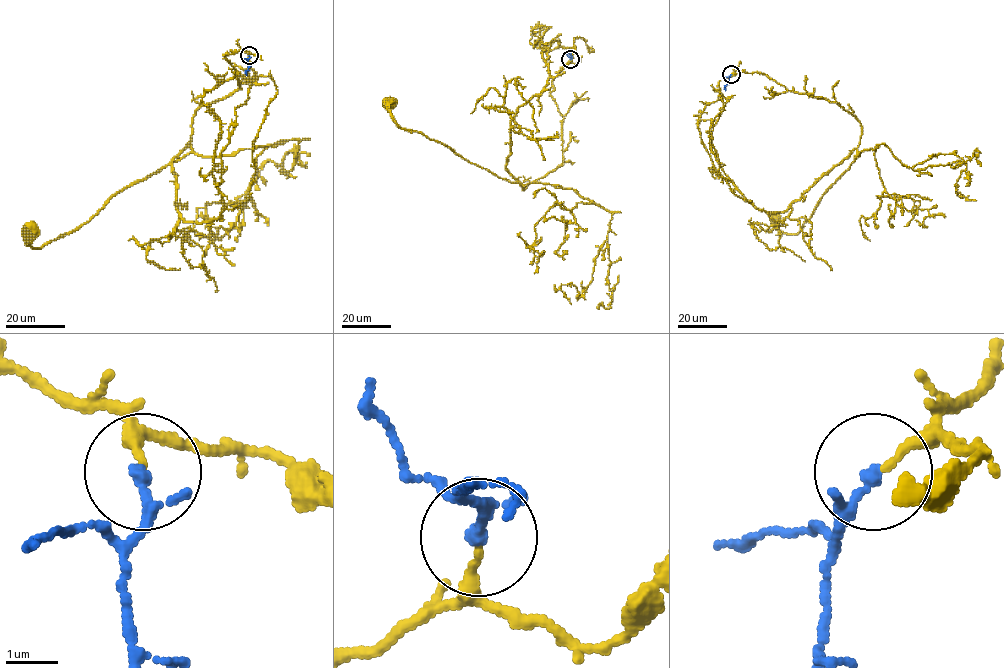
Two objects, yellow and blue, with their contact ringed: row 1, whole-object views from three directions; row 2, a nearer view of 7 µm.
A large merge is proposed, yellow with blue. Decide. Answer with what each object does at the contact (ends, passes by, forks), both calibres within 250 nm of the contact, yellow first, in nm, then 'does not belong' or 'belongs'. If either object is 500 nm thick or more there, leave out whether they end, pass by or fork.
yellow ends; blue passes by; calibres 160 and 160 nm; belongs

